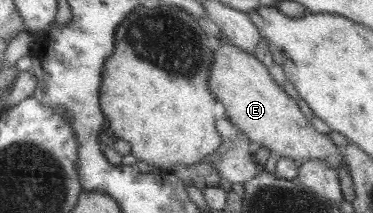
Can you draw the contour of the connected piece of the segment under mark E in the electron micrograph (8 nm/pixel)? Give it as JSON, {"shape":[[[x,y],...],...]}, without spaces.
{"shape":[[[222,37],[212,55],[212,64],[208,73],[209,94],[217,100],[219,114],[229,119],[229,122],[249,141],[257,143],[260,148],[280,157],[287,157],[297,163],[311,159],[321,159],[327,167],[338,169],[343,164],[337,147],[329,140],[327,134],[317,133],[310,121],[299,110],[296,102],[288,97],[283,89],[273,81],[266,68],[255,55],[243,51]]]}

